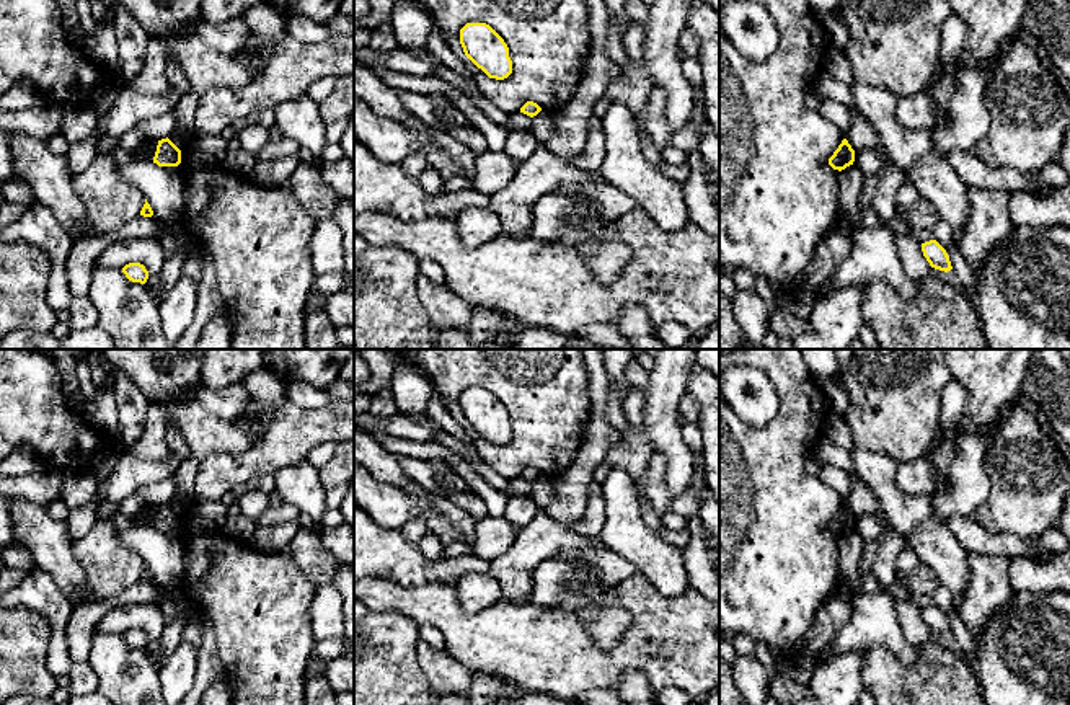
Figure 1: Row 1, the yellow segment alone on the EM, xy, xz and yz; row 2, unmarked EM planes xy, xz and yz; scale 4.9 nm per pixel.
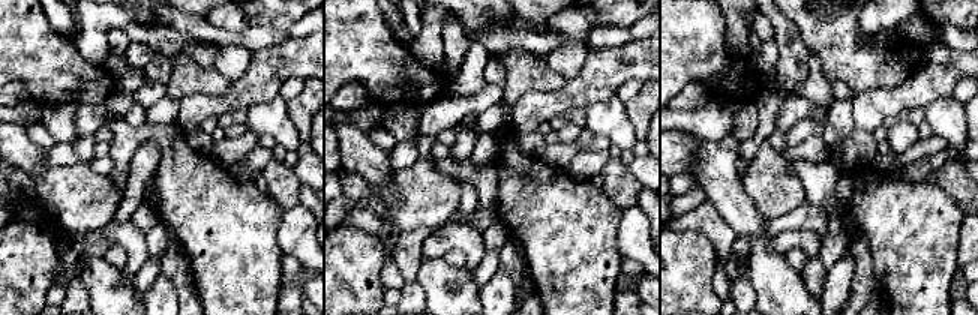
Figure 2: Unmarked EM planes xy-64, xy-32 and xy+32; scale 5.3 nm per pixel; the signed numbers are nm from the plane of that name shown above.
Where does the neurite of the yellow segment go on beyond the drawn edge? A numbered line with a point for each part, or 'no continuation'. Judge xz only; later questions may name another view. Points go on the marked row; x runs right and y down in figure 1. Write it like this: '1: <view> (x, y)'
no continuation

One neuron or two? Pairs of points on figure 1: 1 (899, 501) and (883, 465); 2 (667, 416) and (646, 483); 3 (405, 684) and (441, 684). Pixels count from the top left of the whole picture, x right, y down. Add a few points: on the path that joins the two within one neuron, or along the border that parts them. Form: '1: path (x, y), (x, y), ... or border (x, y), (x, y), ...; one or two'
1: path (891, 493), (883, 485), (883, 474); one
2: border (654, 454), (661, 462), (661, 487), (664, 493); two
3: border (415, 648), (418, 666), (431, 687); two

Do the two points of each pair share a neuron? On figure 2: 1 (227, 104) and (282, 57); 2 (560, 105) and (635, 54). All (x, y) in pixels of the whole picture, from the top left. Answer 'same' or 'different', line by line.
1: same
2: same

